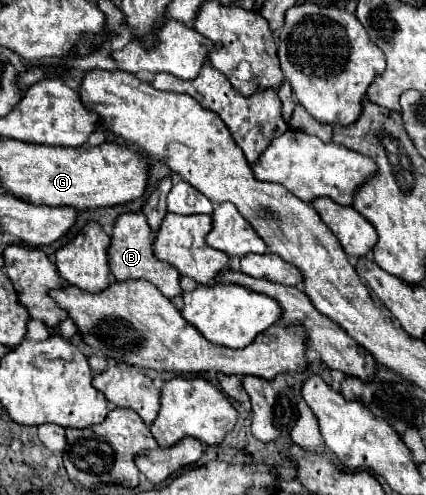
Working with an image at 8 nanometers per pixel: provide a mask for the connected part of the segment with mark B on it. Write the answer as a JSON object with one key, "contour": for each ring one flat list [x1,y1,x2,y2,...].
{"contour":[[122,213,114,221,112,229,112,243,108,247,108,263,110,271,114,273,116,281,126,281,126,279,146,279,154,283,168,299,176,297,182,293,180,289,180,273,172,267,166,265,164,261,158,261,152,253,152,241,154,241,154,231,146,223,146,217,142,213]]}

